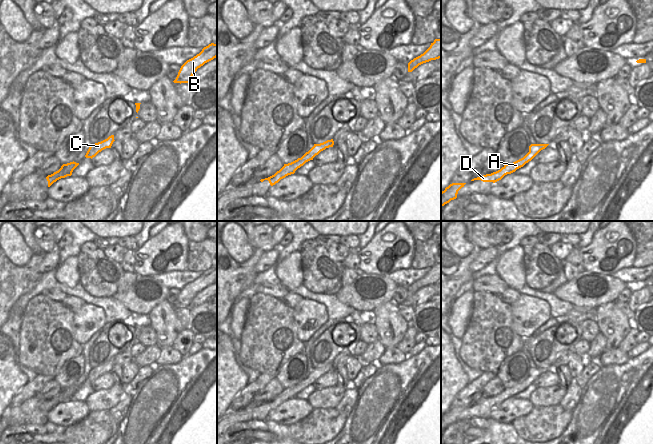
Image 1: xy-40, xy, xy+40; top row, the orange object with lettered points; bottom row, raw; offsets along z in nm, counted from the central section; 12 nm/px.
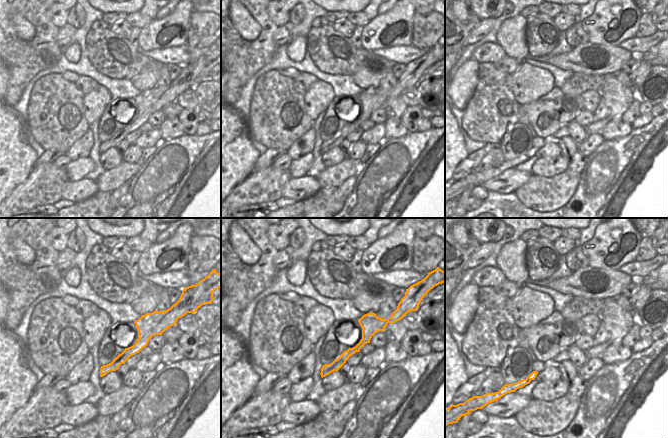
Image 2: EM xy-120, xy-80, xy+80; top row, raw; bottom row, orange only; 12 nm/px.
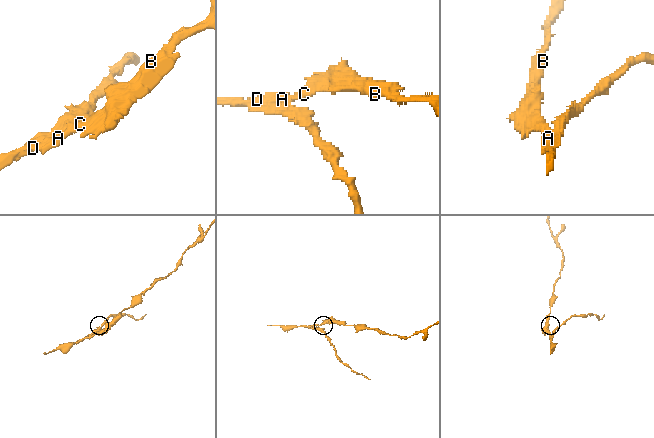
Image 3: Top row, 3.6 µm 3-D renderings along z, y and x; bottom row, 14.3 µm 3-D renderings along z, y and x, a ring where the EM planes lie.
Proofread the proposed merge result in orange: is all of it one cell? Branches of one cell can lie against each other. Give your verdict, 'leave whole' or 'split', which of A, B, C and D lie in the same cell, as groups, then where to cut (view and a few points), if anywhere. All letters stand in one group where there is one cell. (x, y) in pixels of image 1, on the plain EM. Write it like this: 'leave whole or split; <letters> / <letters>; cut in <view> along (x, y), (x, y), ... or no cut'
split; A D / B C; cut in xy along (300, 382), (306, 385)

